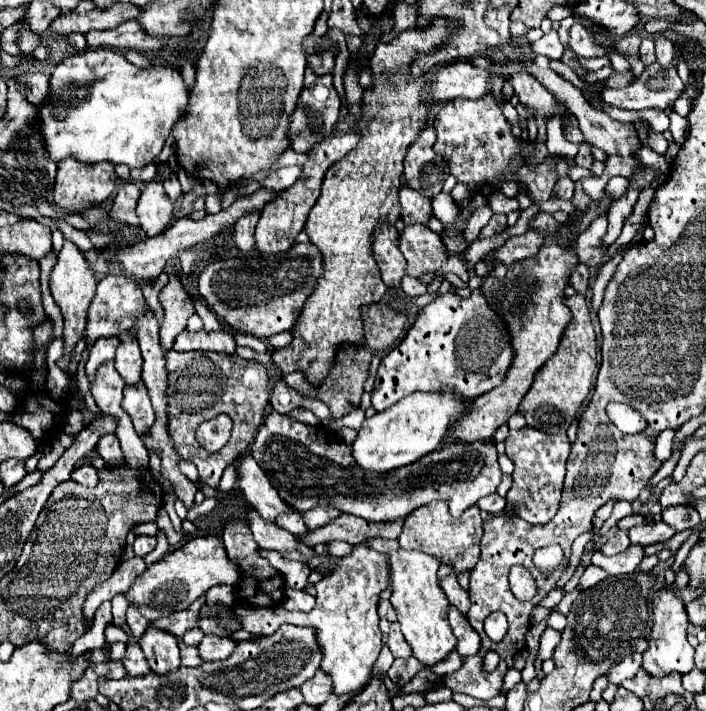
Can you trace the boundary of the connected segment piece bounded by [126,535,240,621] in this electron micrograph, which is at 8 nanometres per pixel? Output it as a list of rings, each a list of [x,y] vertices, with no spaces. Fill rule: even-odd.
[[[216,535],[206,537],[194,537],[188,543],[184,543],[180,549],[166,553],[160,561],[150,565],[130,587],[126,593],[130,603],[136,603],[142,611],[142,615],[148,621],[156,621],[160,617],[168,617],[174,611],[186,609],[190,603],[194,603],[200,595],[204,595],[214,585],[236,585],[240,579],[240,571],[226,555],[226,549]]]

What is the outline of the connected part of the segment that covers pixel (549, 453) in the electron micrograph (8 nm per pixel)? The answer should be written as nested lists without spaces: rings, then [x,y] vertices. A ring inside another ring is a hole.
[[[524,427],[520,431],[510,431],[506,439],[506,455],[514,461],[516,469],[512,473],[514,485],[506,495],[506,509],[510,513],[518,513],[522,509],[522,519],[528,523],[548,523],[558,509],[566,459],[570,453],[570,443],[566,433],[548,435],[536,429]]]

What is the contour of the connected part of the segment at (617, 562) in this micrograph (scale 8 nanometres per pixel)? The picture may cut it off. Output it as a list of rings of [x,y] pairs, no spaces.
[[[630,545],[624,553],[614,557],[608,557],[600,549],[596,549],[592,555],[592,565],[604,569],[608,575],[624,575],[624,573],[632,573],[640,565],[642,557],[644,557],[644,549],[640,545]]]

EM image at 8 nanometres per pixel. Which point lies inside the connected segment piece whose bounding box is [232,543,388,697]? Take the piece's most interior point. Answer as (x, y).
(345, 619)

